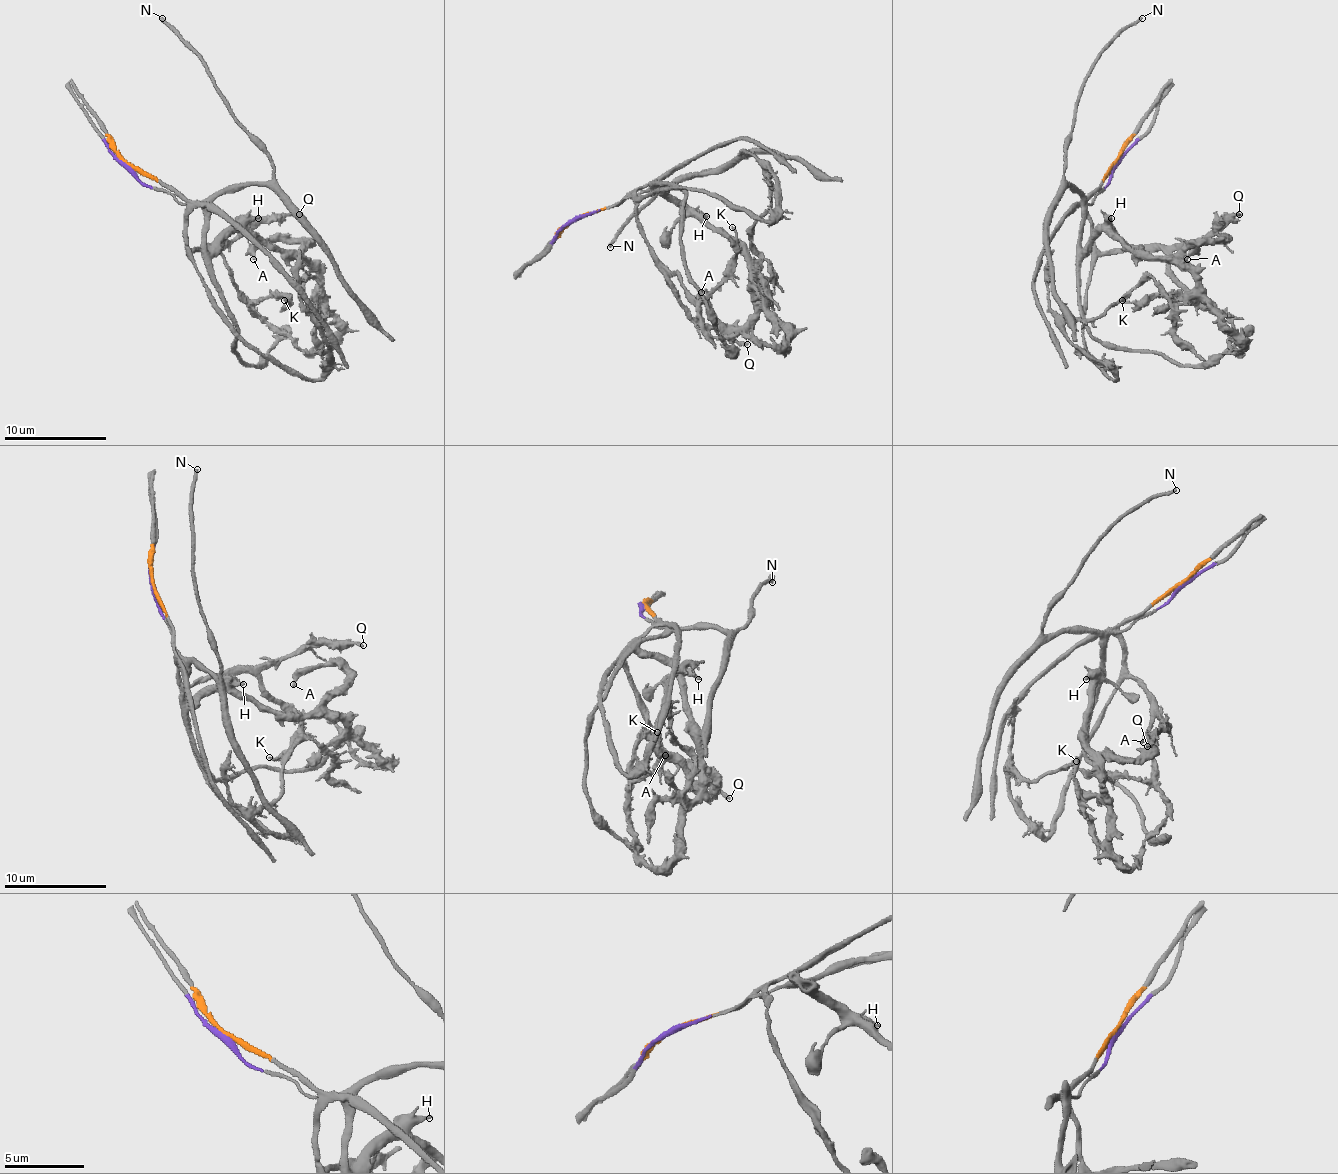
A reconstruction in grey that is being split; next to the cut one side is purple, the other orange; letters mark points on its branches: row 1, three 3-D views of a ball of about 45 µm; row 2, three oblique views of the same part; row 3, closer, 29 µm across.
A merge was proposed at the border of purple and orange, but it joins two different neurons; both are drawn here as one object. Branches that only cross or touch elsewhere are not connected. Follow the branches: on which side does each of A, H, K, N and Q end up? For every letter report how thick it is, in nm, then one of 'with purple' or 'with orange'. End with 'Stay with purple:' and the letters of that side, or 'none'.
A: 320 nm thick; with purple
H: 280 nm thick; with purple
K: 150 nm thick; with orange
N: 220 nm thick; with purple
Q: 200 nm thick; with orange
Stay with purple: A, H, N

